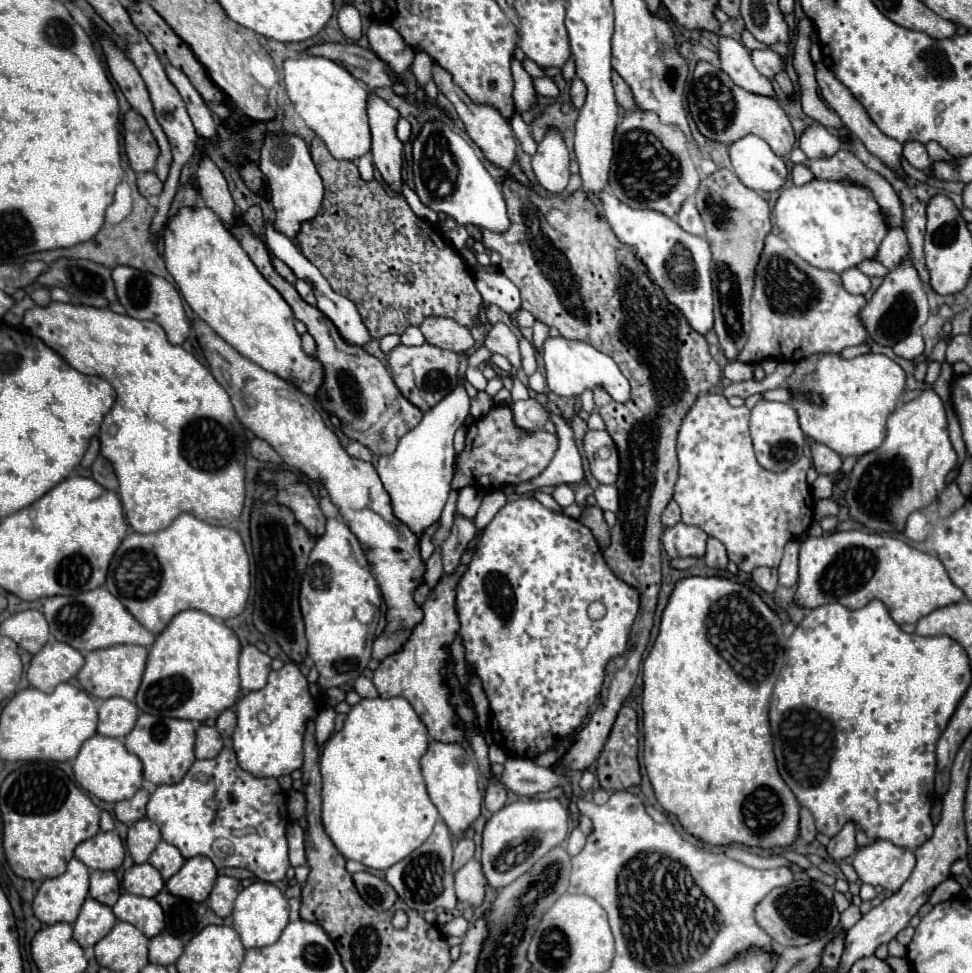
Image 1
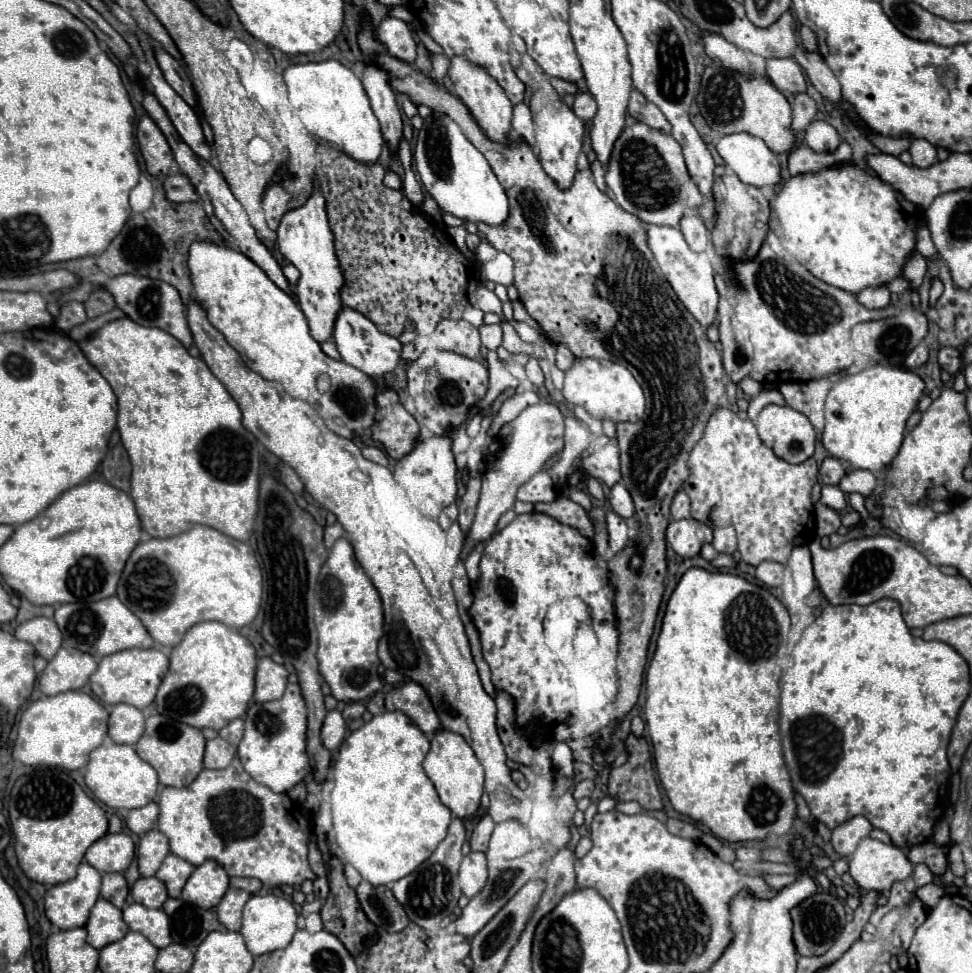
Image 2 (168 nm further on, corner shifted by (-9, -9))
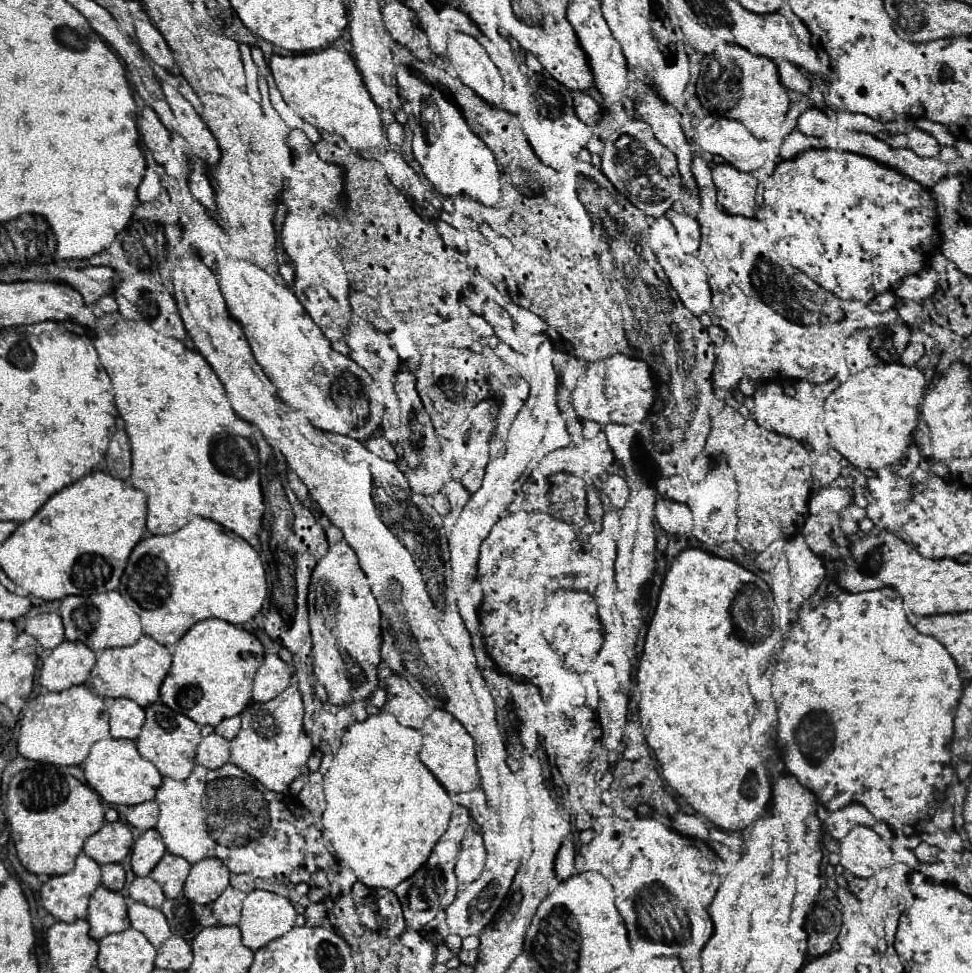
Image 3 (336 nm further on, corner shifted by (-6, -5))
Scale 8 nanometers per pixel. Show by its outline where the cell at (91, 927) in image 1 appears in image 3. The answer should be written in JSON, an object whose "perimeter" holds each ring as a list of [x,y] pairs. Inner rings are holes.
{"perimeter":[[[99,884],[89,898],[87,922],[91,926],[89,936],[95,940],[101,940],[113,932],[127,930],[129,928],[127,910],[121,902],[119,892],[107,890],[103,884]]]}

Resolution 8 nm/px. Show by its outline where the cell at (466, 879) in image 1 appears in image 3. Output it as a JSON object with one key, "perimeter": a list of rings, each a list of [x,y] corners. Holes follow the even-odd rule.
{"perimeter":[[[479,832],[467,834],[461,842],[461,850],[457,854],[457,866],[455,866],[455,874],[463,884],[473,882],[479,874],[481,868],[485,868],[485,846],[483,846],[483,838]]]}

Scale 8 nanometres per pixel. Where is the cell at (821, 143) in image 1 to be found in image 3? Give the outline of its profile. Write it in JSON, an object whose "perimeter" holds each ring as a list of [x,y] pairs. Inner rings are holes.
{"perimeter":[[[807,108],[797,120],[797,130],[807,136],[823,136],[829,130],[829,116],[817,108]]]}

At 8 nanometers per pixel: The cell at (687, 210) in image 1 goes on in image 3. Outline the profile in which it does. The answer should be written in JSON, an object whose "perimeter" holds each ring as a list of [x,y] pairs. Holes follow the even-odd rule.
{"perimeter":[[[671,208],[665,216],[671,220],[671,224],[673,224],[675,230],[677,230],[681,250],[683,250],[685,254],[695,256],[697,250],[699,250],[699,236],[701,236],[701,232],[699,232],[699,224],[697,224],[695,220],[689,220],[689,218],[681,216],[681,214],[675,212],[673,208]]]}

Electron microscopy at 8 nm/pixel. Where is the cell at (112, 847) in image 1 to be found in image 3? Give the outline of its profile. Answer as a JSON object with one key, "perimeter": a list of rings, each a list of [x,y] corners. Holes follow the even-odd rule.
{"perimeter":[[[123,822],[103,824],[99,832],[87,838],[83,852],[93,858],[97,864],[107,862],[121,862],[133,846],[133,832]]]}

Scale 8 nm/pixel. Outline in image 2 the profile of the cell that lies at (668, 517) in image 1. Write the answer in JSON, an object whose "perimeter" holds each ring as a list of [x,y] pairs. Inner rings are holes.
{"perimeter":[[[680,490],[672,502],[672,508],[670,508],[670,514],[674,520],[684,520],[684,518],[690,518],[690,500],[686,496],[684,490]]]}

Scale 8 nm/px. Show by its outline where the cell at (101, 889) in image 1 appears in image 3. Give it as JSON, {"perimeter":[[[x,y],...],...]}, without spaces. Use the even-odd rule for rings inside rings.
{"perimeter":[[[103,864],[103,884],[105,888],[113,888],[113,892],[119,892],[125,884],[125,872],[119,864]]]}

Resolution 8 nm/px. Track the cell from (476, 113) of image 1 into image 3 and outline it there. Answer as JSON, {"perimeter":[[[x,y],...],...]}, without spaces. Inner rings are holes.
{"perimeter":[[[457,34],[449,40],[447,56],[457,78],[473,90],[481,100],[499,106],[503,80],[501,72],[491,64],[485,48],[467,34]]]}

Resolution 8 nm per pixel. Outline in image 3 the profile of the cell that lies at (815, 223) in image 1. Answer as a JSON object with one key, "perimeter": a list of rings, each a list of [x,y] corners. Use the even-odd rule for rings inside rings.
{"perimeter":[[[809,150],[793,160],[787,160],[787,162],[781,162],[777,166],[777,170],[773,172],[773,176],[769,176],[765,180],[765,194],[763,194],[763,200],[765,200],[765,207],[758,208],[753,218],[761,220],[765,224],[765,240],[763,240],[763,246],[767,250],[767,256],[779,264],[781,268],[786,265],[793,266],[796,272],[803,274],[807,280],[813,280],[813,284],[819,284],[823,286],[827,292],[839,296],[839,298],[845,298],[845,300],[857,300],[861,304],[867,304],[871,298],[879,296],[881,292],[889,290],[893,292],[893,288],[907,276],[919,272],[925,264],[927,264],[927,256],[933,254],[937,248],[939,248],[939,236],[937,236],[937,228],[935,228],[935,222],[937,222],[937,208],[935,208],[935,200],[933,196],[929,194],[929,190],[925,190],[919,182],[903,176],[901,172],[897,170],[891,170],[887,166],[881,166],[879,162],[875,160],[869,160],[865,156],[859,156],[859,154],[849,154],[849,152],[835,152],[835,150]]]}

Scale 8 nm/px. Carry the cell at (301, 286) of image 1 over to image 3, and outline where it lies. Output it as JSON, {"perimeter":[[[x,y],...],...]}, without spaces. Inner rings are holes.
{"perimeter":[[[287,214],[281,226],[281,242],[291,264],[295,266],[295,282],[293,282],[295,296],[301,300],[307,314],[331,342],[343,338],[345,328],[351,322],[351,310],[347,302],[349,296],[347,272],[343,268],[341,258],[329,248],[325,236],[321,234],[317,218],[313,216],[301,218],[295,214]]]}

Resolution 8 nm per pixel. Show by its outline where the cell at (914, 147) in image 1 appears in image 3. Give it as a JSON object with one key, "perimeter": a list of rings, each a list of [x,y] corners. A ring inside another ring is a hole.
{"perimeter":[[[911,130],[909,134],[905,134],[905,138],[907,138],[907,148],[911,152],[915,152],[917,156],[937,158],[937,154],[939,154],[937,142],[929,134],[925,134],[923,130]]]}

